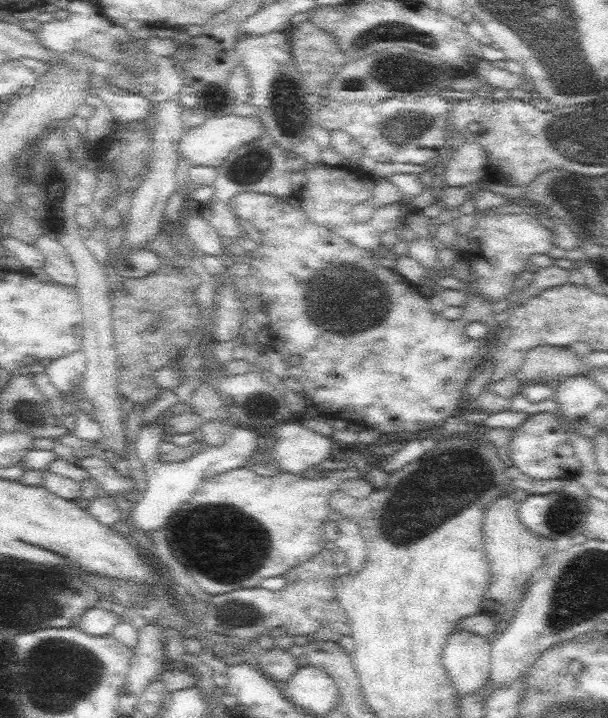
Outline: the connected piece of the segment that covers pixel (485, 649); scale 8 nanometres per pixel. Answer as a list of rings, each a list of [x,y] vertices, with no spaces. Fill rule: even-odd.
[[[453,631],[443,652],[443,663],[456,689],[457,696],[462,699],[488,683],[491,675],[491,648],[493,642],[487,636],[474,635],[470,631]]]

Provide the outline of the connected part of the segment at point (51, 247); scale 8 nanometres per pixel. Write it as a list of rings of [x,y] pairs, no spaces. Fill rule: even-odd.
[[[43,232],[34,245],[45,254],[44,270],[52,281],[68,286],[77,281],[77,274],[68,252],[56,240],[48,238],[48,234]]]

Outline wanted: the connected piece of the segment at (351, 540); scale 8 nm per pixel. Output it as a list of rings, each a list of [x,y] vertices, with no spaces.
[[[344,517],[337,523],[339,533],[333,543],[334,549],[336,552],[345,554],[346,564],[350,569],[348,574],[359,573],[367,559],[365,540],[361,535],[360,527],[357,522]]]

